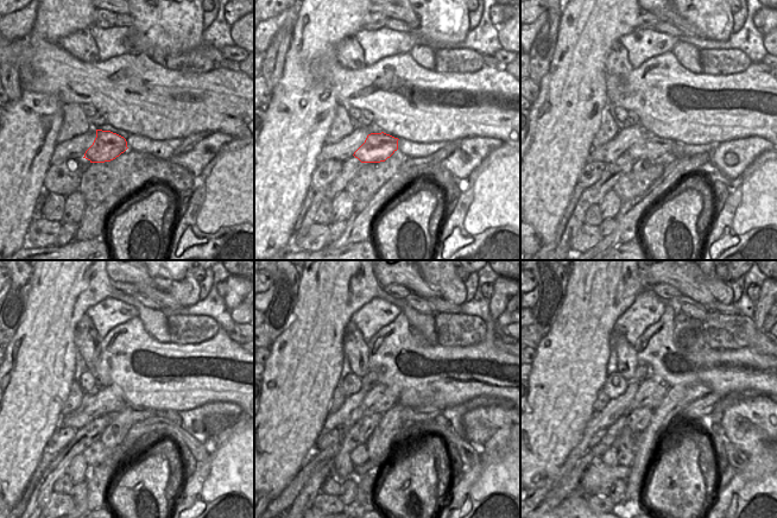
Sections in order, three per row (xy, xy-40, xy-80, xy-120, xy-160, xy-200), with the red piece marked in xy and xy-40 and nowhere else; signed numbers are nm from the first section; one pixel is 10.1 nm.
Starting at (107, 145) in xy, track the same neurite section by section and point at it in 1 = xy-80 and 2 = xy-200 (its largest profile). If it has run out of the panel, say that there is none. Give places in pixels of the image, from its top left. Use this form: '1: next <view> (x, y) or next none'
1: next xy-80 (649, 146)
2: next xy-200 (696, 410)

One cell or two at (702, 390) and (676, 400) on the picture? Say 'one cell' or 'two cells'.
one cell

